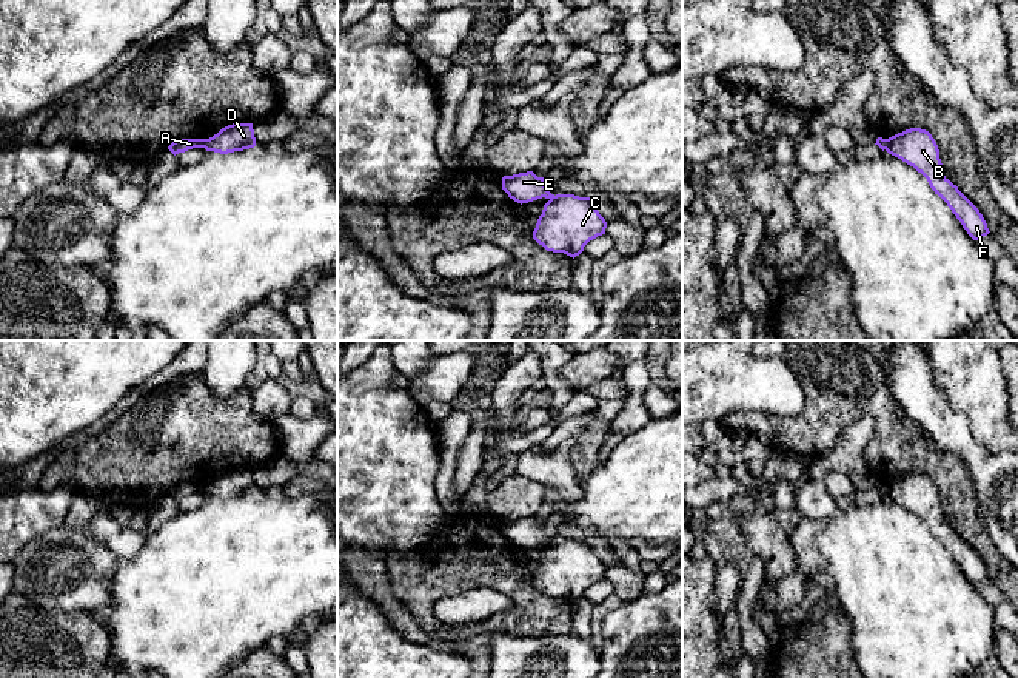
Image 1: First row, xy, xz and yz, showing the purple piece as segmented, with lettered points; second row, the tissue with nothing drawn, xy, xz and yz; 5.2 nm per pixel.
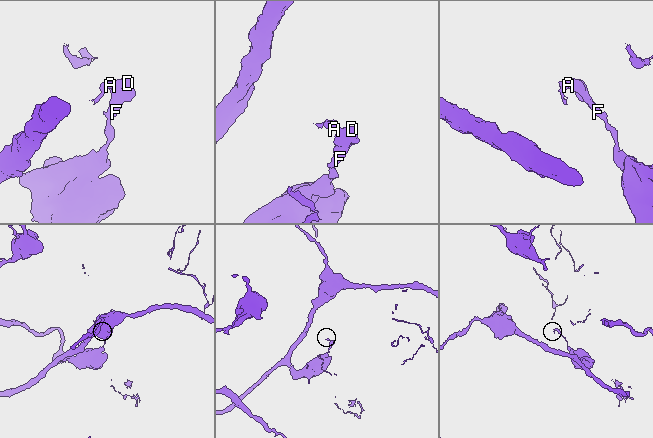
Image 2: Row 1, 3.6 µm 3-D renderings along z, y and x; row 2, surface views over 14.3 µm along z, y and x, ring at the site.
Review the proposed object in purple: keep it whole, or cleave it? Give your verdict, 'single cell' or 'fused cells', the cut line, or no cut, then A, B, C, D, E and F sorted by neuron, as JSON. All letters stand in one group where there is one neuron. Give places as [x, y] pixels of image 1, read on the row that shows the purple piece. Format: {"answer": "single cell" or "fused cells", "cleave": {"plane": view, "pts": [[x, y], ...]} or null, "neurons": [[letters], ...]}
{"answer": "fused cells", "cleave": {"plane": "xy", "pts": [[205, 139], [207, 148]]}, "neurons": [["A", "E"], ["B", "C", "D", "F"]]}

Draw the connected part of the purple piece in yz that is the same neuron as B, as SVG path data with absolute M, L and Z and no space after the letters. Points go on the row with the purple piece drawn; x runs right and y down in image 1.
M910 128L898 133L886 139L886 151L927 179L973 240L990 233L979 210L944 176L938 145L929 131Z

